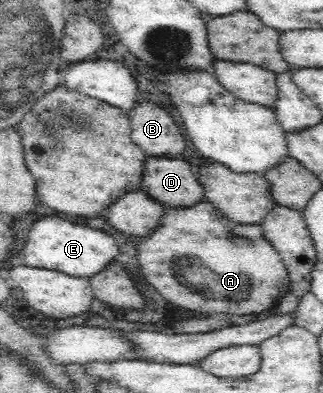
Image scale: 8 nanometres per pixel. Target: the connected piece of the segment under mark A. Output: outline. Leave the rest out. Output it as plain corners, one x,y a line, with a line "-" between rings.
205,199
193,207
165,206
163,216
148,233
149,238
141,237
137,259
145,281
177,307
191,311
215,311
219,315
262,316
272,311
279,299
287,294
290,285
282,259
262,238
262,233
259,224
235,223

